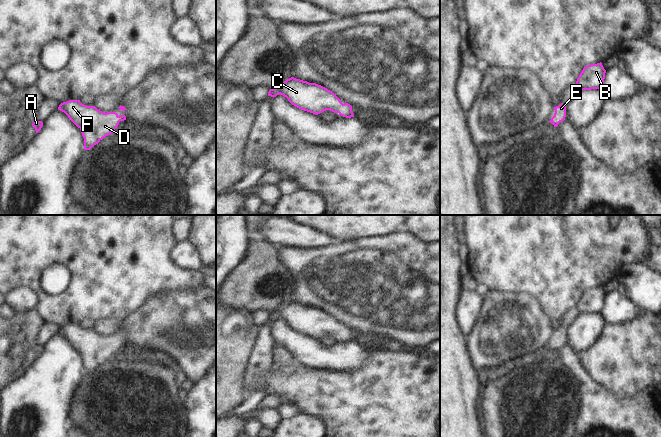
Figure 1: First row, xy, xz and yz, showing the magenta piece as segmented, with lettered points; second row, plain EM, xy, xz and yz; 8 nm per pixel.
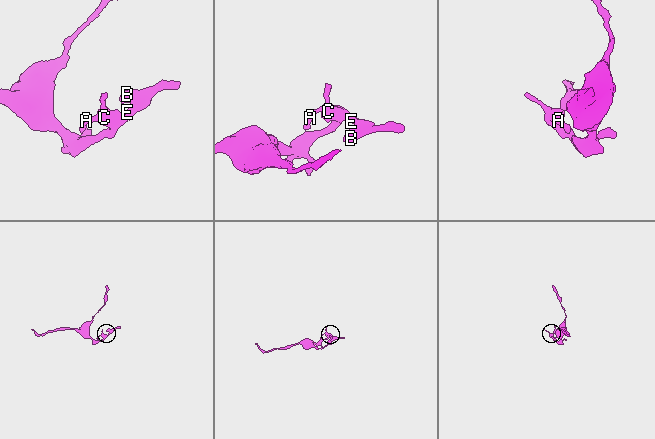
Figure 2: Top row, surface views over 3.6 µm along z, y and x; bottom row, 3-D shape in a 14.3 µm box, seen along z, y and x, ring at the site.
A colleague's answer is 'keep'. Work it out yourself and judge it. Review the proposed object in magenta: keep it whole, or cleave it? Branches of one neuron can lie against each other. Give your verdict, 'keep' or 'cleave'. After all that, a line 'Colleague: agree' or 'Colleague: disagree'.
keep
Colleague: agree

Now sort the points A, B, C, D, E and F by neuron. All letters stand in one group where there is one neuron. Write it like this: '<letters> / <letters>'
A B C D E F

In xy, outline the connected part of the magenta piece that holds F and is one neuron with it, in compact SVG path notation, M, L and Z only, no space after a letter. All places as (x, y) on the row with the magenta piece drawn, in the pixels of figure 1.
M80 100L63 102L58 110L64 112L81 130L85 150L90 150L103 138L112 134L119 122L126 120L125 115L118 115L116 112L104 113L95 106L82 104Z

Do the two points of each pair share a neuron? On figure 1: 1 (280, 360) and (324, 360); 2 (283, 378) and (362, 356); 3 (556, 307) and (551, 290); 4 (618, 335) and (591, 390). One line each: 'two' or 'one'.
1: two
2: two
3: one
4: two

